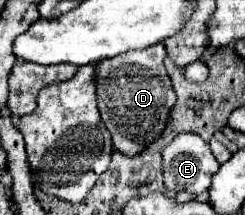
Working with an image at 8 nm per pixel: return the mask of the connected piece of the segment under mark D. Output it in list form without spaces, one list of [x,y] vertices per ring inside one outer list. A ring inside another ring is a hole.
[[[160,42],[158,46],[150,46],[150,50],[134,50],[134,52],[118,54],[118,58],[102,58],[94,64],[98,110],[104,126],[112,134],[114,150],[122,154],[134,156],[146,148],[146,142],[154,142],[154,138],[158,138],[158,134],[162,132],[162,126],[166,124],[170,106],[174,106],[174,90],[162,64],[164,56],[166,56],[166,50],[164,50],[164,44]]]

